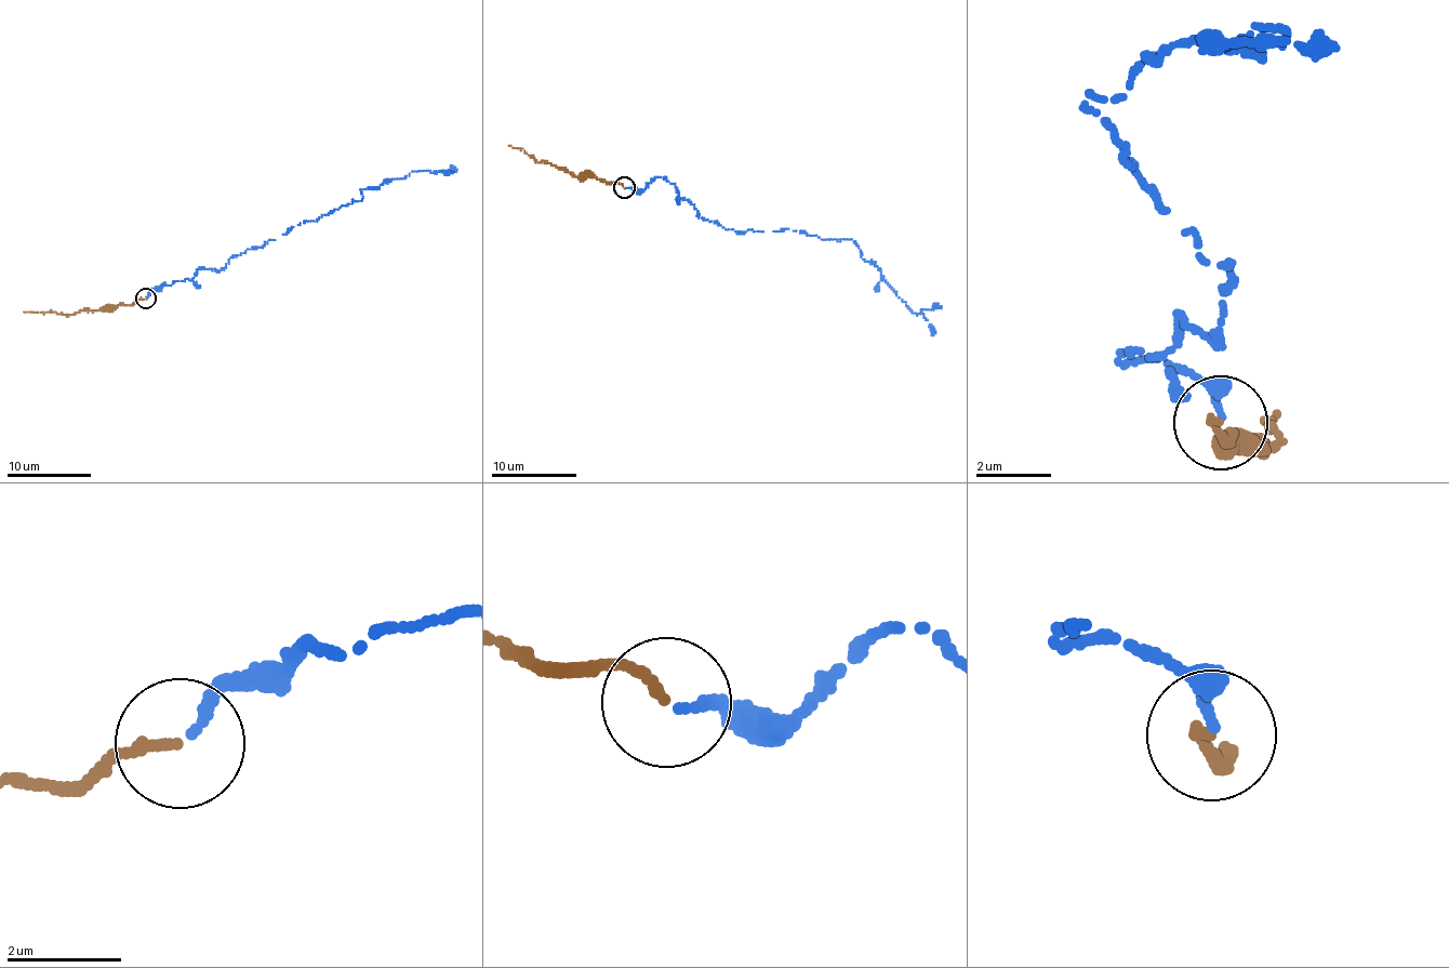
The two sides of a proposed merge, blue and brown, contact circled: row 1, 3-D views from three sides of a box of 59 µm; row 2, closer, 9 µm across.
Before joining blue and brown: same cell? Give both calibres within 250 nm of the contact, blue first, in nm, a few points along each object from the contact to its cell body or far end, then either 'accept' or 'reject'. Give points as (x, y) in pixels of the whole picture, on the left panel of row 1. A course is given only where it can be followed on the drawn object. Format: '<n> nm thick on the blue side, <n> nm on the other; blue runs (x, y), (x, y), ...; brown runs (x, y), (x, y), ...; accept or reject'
190 nm thick on the blue side, 180 nm on the other; blue runs (146, 296), (361, 201), (361, 189), (412, 171), (456, 169); brown runs (146, 299), (130, 305), (80, 309), (75, 314), (24, 312); accept

